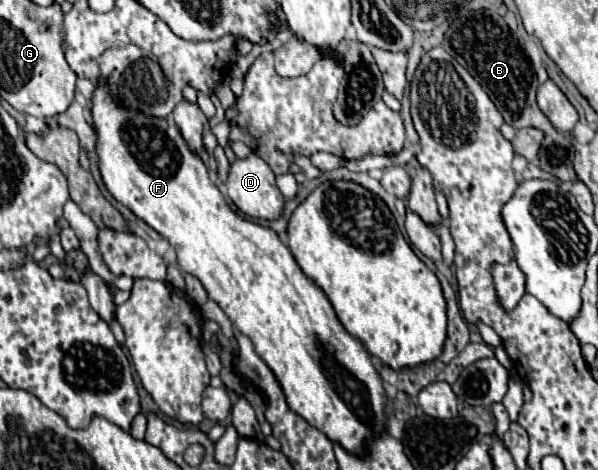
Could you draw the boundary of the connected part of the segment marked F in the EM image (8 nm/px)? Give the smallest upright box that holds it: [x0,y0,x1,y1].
[92,77,386,453]

